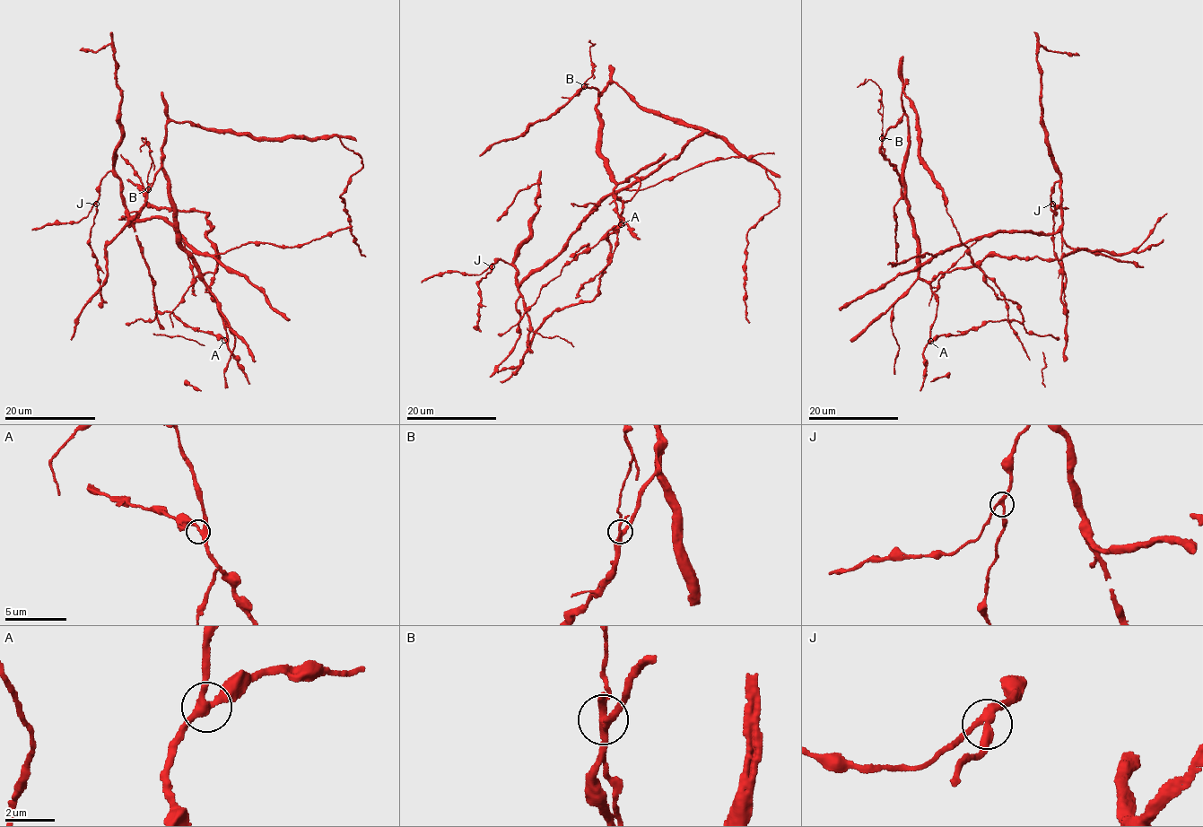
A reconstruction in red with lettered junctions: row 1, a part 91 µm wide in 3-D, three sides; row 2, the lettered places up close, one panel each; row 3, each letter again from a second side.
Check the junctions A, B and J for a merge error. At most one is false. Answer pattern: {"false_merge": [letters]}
{"false_merge": ["B"]}

